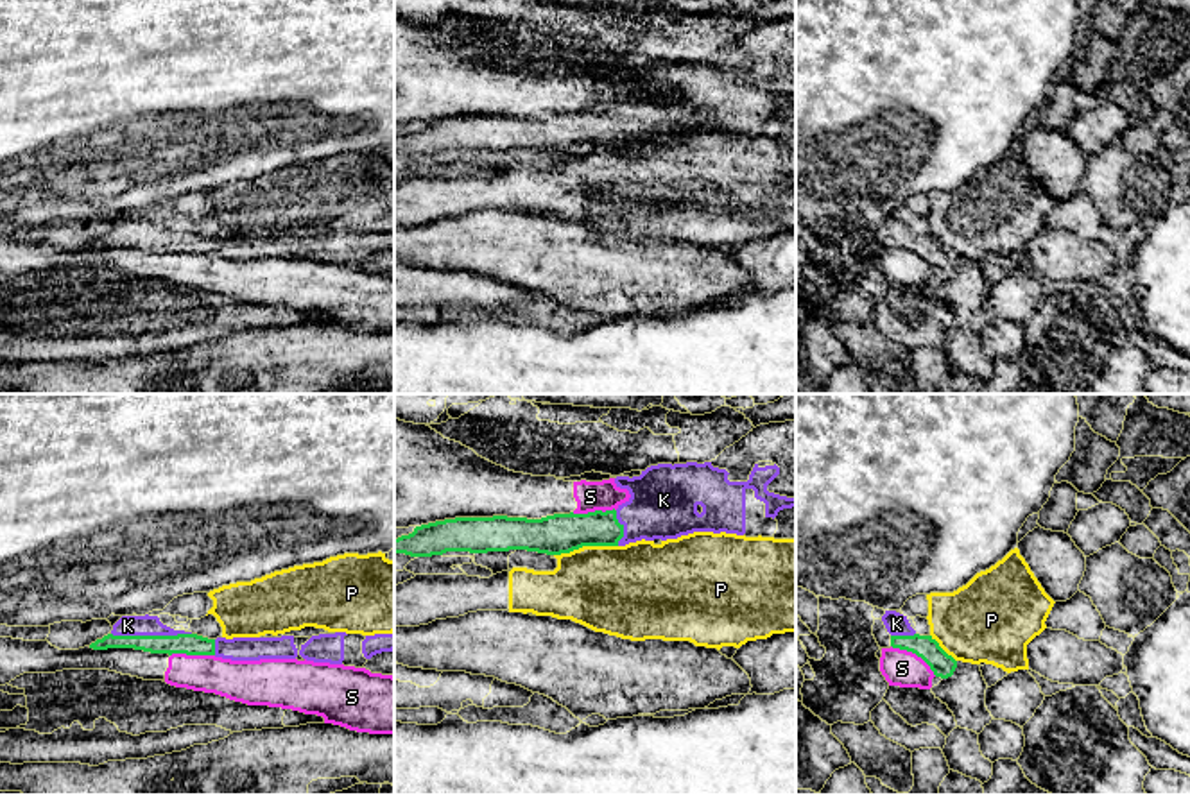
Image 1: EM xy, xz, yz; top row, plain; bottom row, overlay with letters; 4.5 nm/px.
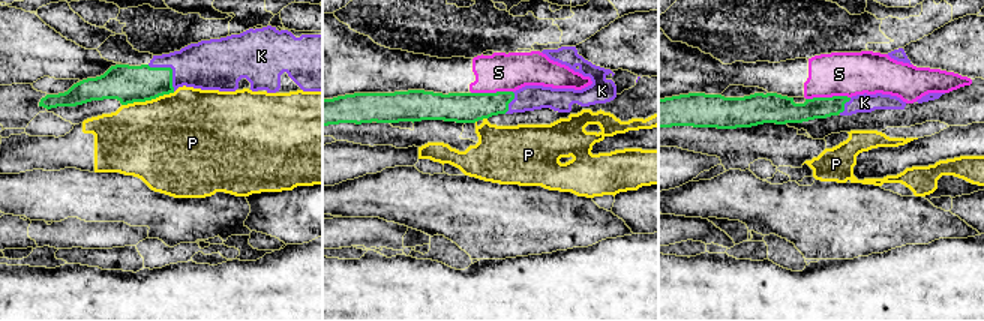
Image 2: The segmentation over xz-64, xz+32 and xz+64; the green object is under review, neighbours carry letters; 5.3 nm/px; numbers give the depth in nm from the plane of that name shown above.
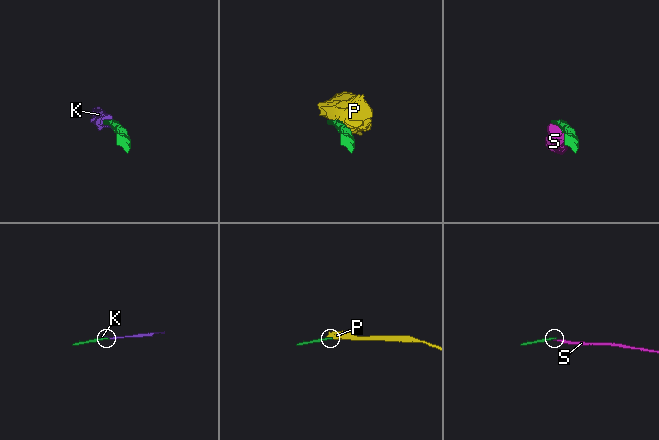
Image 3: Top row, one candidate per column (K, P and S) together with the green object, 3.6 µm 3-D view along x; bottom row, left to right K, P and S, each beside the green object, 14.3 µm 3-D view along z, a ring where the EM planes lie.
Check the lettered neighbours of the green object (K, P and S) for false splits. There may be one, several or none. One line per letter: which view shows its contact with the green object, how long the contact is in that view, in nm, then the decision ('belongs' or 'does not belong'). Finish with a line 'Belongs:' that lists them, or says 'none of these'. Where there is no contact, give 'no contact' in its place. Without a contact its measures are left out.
K: contact in xy; length 360 nm; belongs
P: contact in xz; length 300 nm; does not belong
S: contact in yz; length 240 nm; does not belong
Belongs: K

